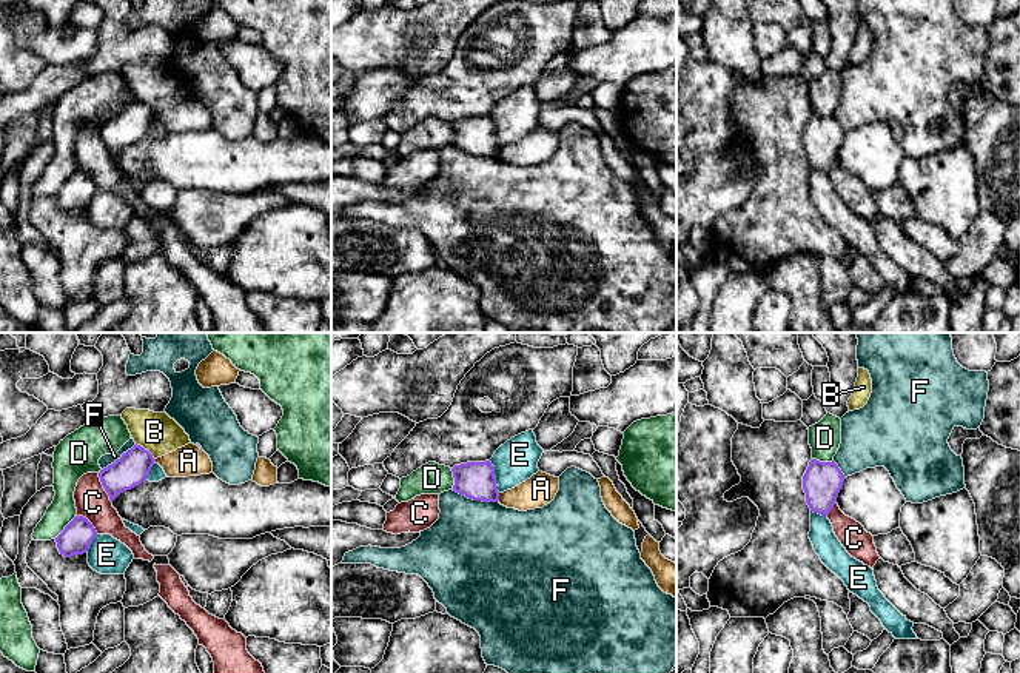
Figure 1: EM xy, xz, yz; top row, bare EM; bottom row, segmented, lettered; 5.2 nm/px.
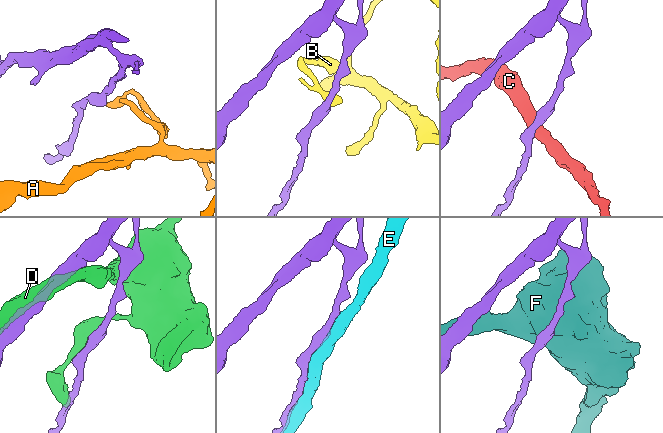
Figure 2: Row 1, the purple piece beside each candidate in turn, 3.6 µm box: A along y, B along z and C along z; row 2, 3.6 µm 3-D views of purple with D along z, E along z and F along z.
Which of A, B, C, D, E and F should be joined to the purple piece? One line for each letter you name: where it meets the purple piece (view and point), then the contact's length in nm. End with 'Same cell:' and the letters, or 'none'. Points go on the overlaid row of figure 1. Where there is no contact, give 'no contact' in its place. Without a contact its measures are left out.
Same cell: none

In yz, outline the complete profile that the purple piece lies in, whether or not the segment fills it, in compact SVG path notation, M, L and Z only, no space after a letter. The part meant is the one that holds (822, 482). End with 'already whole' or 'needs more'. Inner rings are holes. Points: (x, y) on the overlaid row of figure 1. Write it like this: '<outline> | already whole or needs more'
M812 459L803 476L803 490L810 511L827 516L837 502L844 479L834 460Z | already whole

